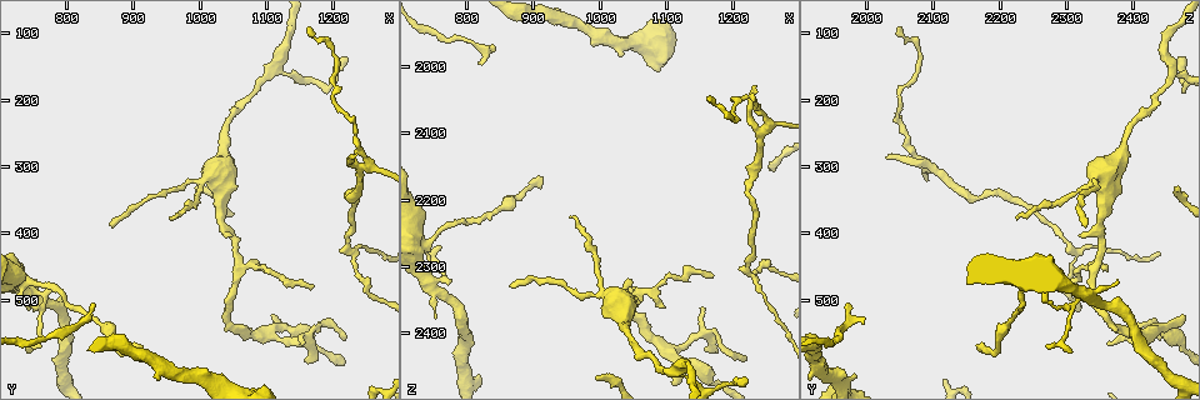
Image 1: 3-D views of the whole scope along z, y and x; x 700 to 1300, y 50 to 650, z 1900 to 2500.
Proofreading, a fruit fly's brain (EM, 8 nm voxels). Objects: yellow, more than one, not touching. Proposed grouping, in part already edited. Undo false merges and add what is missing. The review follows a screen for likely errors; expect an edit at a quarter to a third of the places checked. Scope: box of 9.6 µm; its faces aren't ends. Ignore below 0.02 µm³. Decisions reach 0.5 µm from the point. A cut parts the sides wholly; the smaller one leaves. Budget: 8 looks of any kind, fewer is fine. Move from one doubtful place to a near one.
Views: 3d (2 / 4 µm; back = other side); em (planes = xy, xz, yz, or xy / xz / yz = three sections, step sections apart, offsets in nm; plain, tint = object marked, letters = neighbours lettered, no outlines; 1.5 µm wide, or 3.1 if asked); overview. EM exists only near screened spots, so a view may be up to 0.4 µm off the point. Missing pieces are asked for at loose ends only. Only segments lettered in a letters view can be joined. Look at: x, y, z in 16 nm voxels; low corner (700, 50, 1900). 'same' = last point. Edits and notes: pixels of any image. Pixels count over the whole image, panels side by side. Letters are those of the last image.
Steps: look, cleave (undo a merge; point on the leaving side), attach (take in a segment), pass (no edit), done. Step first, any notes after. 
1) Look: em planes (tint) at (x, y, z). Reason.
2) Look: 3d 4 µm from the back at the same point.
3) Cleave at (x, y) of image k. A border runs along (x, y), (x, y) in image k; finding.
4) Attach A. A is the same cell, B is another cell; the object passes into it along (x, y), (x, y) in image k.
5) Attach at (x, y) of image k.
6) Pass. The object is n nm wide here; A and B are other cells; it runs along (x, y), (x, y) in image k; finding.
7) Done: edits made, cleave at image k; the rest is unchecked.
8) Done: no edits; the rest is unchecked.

Look: 3d 4 µm at (1230, 285, 2030). Free end.

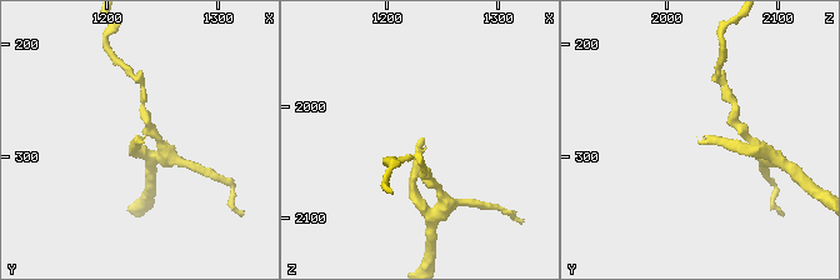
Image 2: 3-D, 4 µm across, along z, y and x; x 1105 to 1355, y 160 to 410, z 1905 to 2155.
Look: em yz step 4 (tint) at (1232, 288, 2030). Need the tissue.

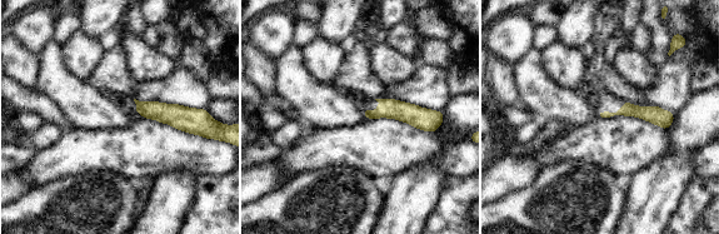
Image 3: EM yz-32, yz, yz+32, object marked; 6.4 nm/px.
Look: em yz step 4 (letters) at the same point. See the neighbours.

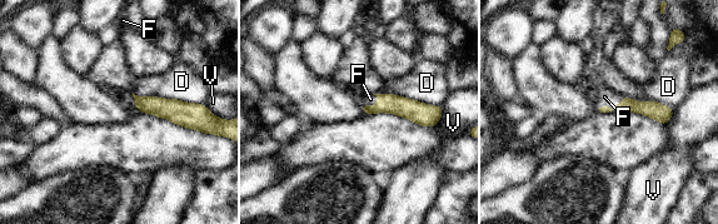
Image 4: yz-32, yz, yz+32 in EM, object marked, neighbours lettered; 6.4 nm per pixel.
Attach F. F is the same cell, D and V are other cells; the object passes into it along (649, 109), (611, 106), (604, 96) in image 4; it goes on there.

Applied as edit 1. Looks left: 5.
Look: 3d 4 µm at (1225, 140, 2475). Thin end.

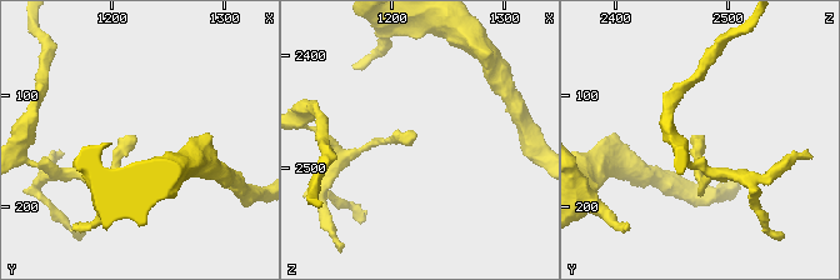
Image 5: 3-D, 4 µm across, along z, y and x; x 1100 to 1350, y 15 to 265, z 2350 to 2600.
Look: em xz step 8 (tint) at (1226, 140, 2472). Need the tissue.

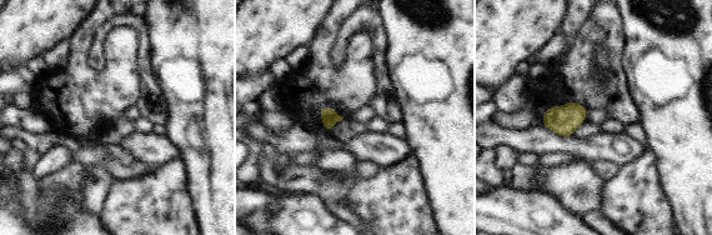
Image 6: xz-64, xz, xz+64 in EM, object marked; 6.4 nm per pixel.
Look: em planes (letters) at the same point. Cut it another way.

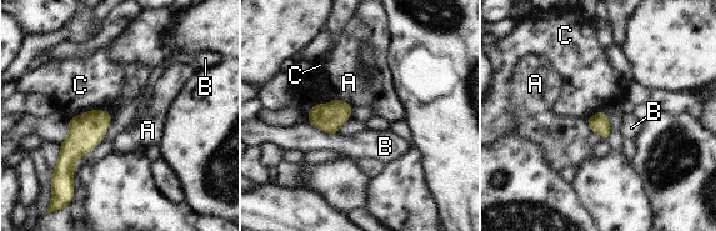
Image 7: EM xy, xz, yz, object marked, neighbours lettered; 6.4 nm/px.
Pass. The object is 130 nm wide here; A, B and C are other cells; a border runs along (333, 98), (345, 100), (351, 106) in image 7; no lettered segment goes on from it.

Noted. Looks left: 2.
Done: edits made, attach at image 4; the rest is unchecked.

